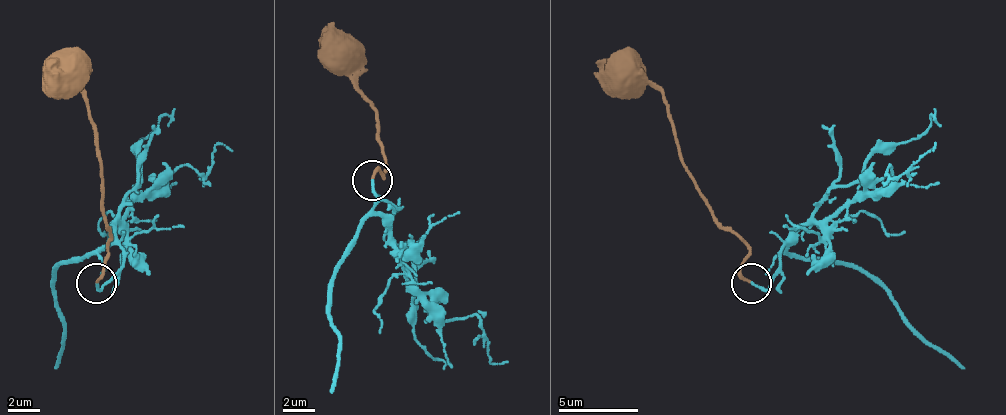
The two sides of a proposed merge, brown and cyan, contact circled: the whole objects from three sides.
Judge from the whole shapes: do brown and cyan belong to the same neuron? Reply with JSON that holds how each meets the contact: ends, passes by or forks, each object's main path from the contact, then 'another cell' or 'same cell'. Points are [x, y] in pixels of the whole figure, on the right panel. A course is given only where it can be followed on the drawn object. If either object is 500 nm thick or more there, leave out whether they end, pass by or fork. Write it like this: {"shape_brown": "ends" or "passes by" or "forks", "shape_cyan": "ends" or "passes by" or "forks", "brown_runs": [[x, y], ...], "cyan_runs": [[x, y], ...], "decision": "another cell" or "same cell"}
{"shape_brown": "ends", "shape_cyan": "ends", "brown_runs": [[752, 282], [740, 274], [748, 250], [696, 186], [676, 142], [668, 102], [628, 74]], "cyan_runs": [[752, 282], [768, 286], [804, 226], [828, 226], [872, 198], [888, 166], [892, 178], [932, 150]], "decision": "same cell"}

